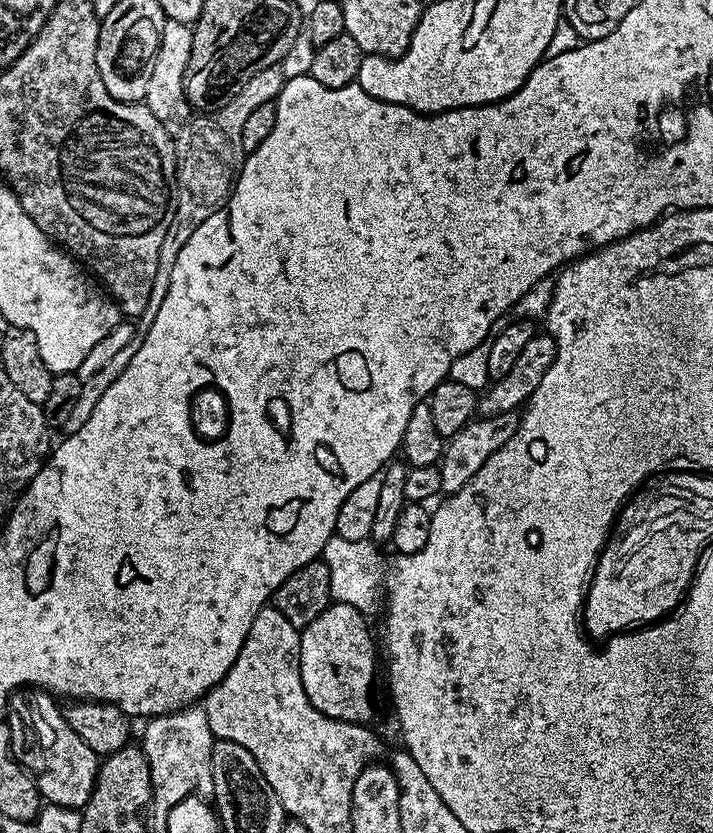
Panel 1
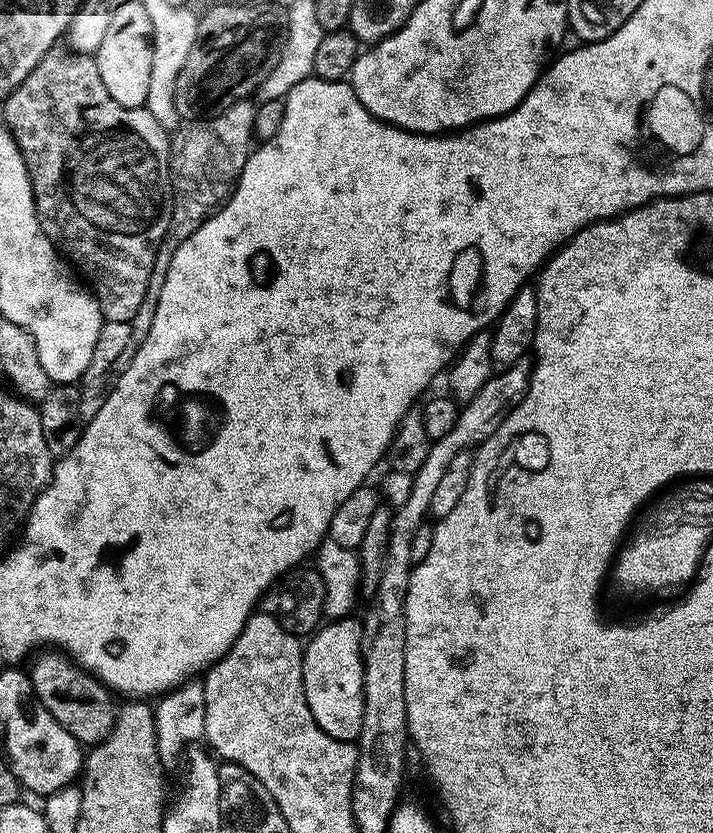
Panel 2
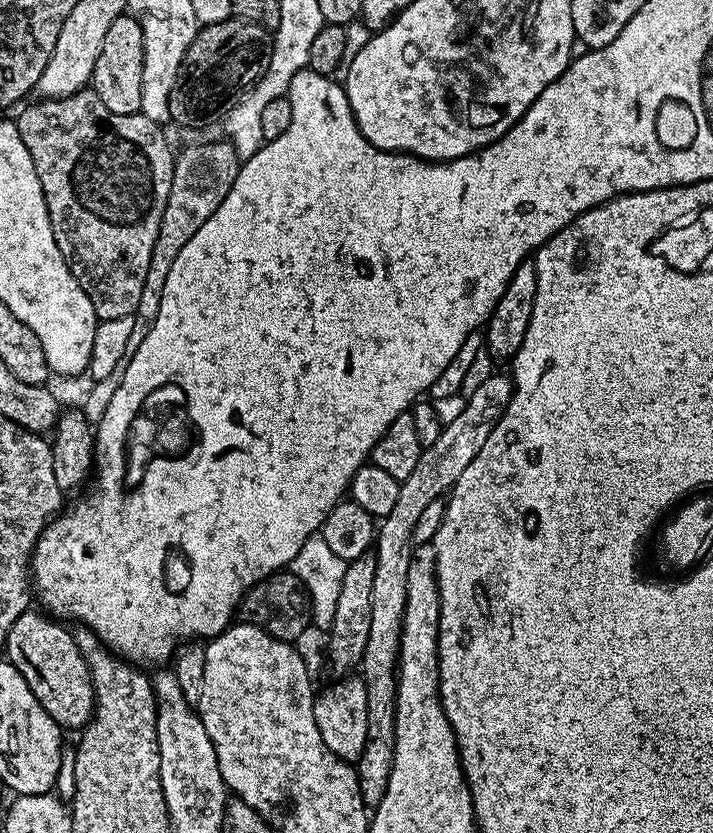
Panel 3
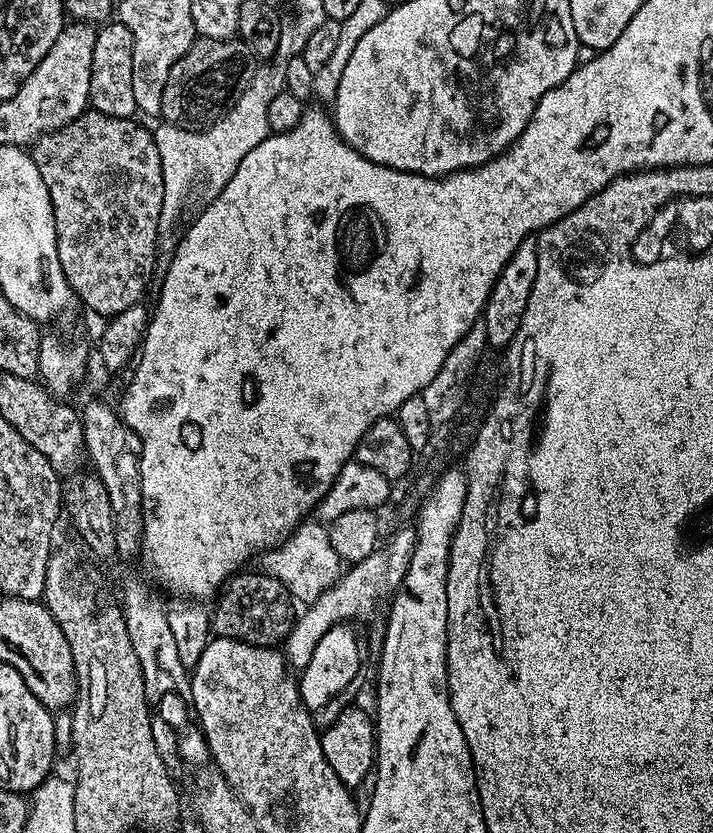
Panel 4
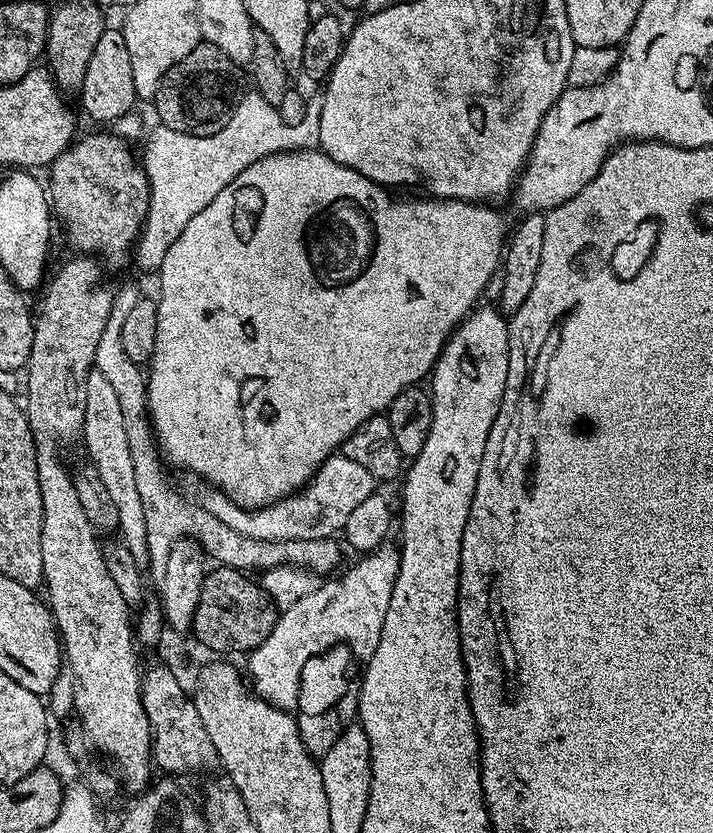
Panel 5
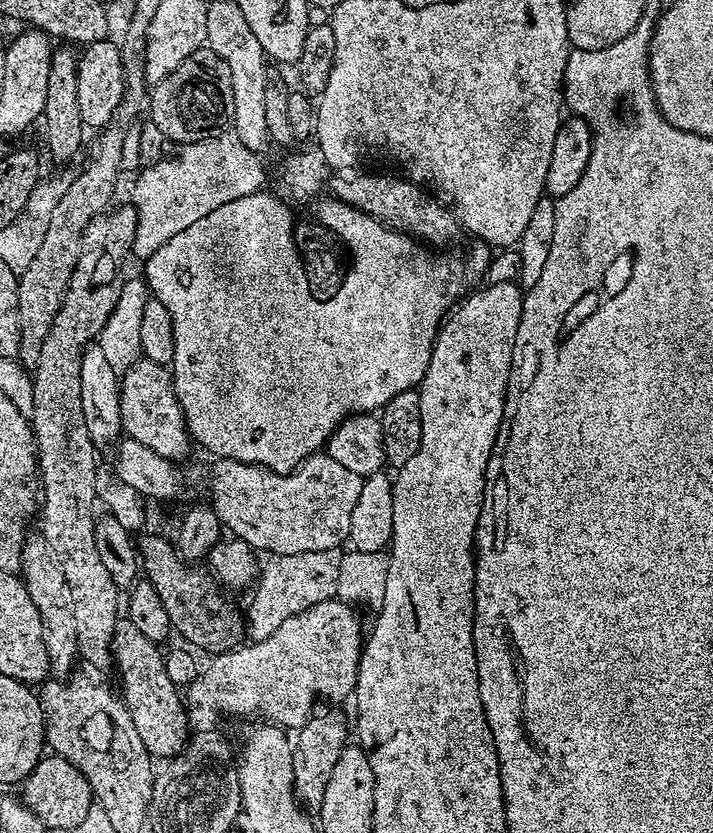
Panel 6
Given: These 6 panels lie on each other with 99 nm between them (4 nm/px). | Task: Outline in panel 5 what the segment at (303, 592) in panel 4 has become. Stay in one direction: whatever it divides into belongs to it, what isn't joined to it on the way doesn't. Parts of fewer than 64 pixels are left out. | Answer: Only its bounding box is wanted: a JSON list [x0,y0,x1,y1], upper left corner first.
[94,284,340,574]

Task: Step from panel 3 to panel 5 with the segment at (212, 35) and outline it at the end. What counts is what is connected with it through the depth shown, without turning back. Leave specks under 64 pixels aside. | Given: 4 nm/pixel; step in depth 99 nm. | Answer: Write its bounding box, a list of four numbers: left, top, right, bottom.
[156,42,237,135]

